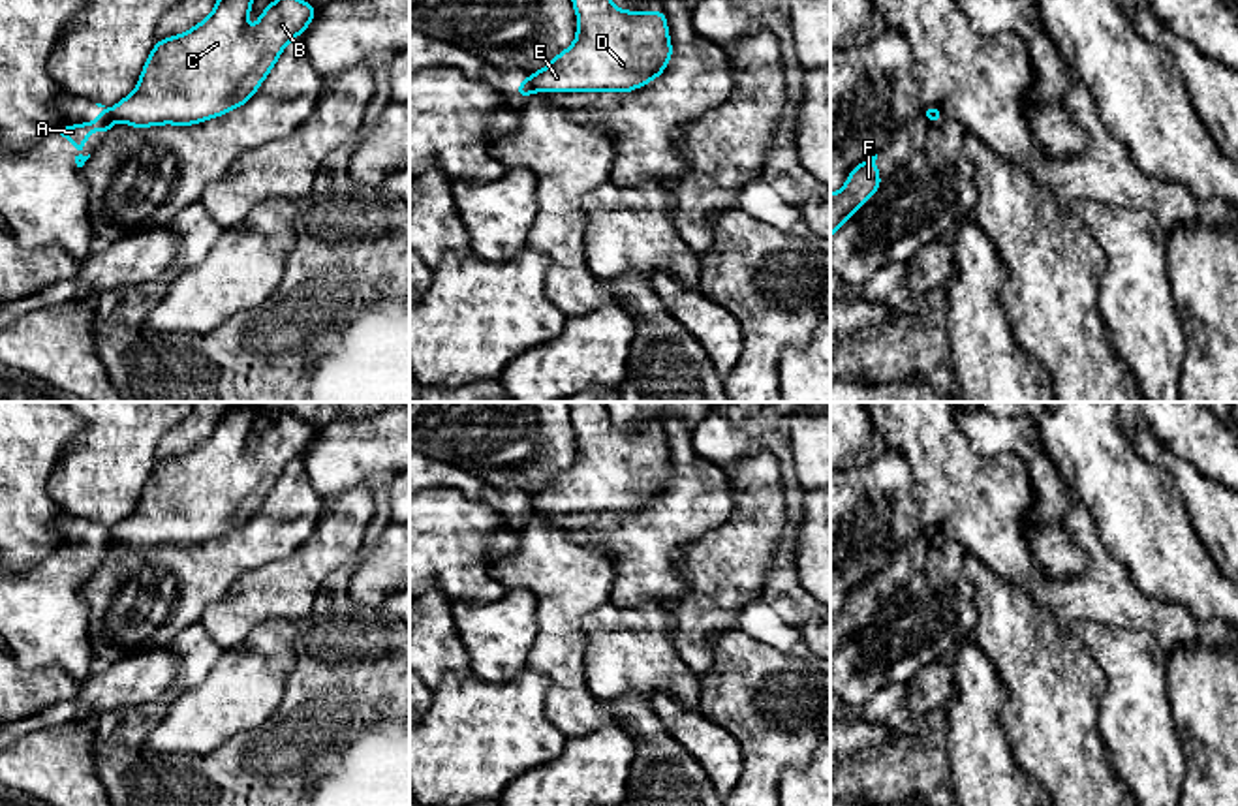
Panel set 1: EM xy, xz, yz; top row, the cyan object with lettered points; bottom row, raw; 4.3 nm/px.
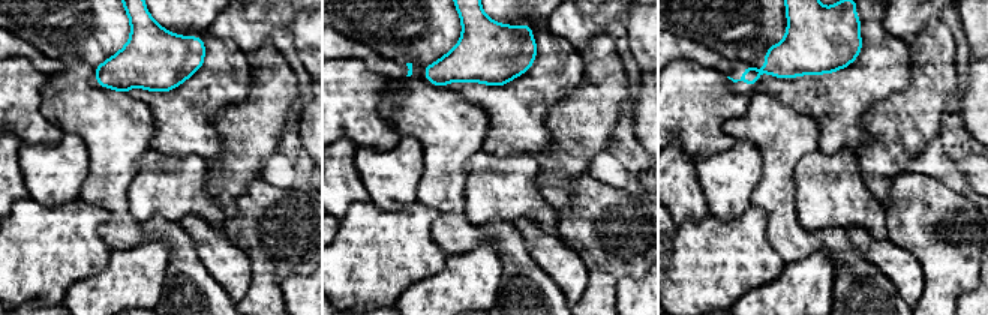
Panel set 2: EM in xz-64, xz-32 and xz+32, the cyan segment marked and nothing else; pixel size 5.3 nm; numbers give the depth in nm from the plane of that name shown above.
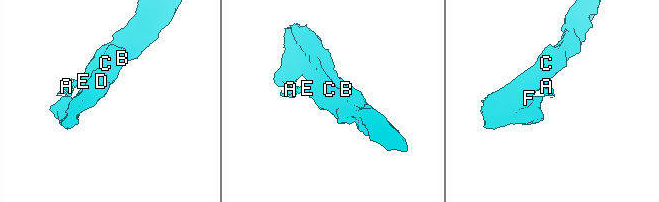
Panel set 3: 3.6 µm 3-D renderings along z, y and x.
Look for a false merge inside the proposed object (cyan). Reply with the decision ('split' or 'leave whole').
split

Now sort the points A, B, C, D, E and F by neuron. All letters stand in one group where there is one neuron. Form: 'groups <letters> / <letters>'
groups A / B C D E F

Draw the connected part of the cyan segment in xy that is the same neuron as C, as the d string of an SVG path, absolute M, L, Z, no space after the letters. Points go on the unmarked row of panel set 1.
M237 404L227 406L218 417L212 434L205 442L197 443L192 451L180 457L156 462L148 481L143 487L135 511L111 528L115 541L126 543L132 549L148 549L160 545L192 547L244 526L271 494L284 468L308 449L317 432L314 426L293 415L280 415L259 436L257 445L248 449L246 440L252 426L254 415L250 410Z

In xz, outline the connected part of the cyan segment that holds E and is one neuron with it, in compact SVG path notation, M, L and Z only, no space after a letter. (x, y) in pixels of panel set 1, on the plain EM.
M569 402L569 410L579 440L577 457L569 470L532 494L535 513L631 513L663 494L673 477L663 432L618 430L605 402Z

